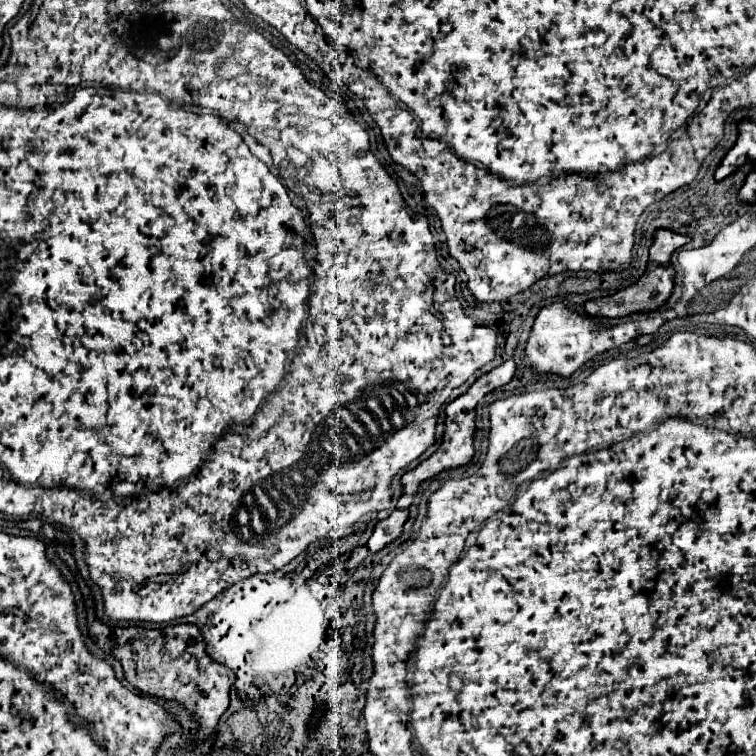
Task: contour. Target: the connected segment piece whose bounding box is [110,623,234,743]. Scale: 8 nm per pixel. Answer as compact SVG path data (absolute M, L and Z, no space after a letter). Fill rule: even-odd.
M188 623L164 629L116 627L112 635L114 647L110 653L122 663L124 679L144 695L180 703L198 721L198 743L206 741L228 709L228 691L234 683L234 673L206 655L198 627Z

